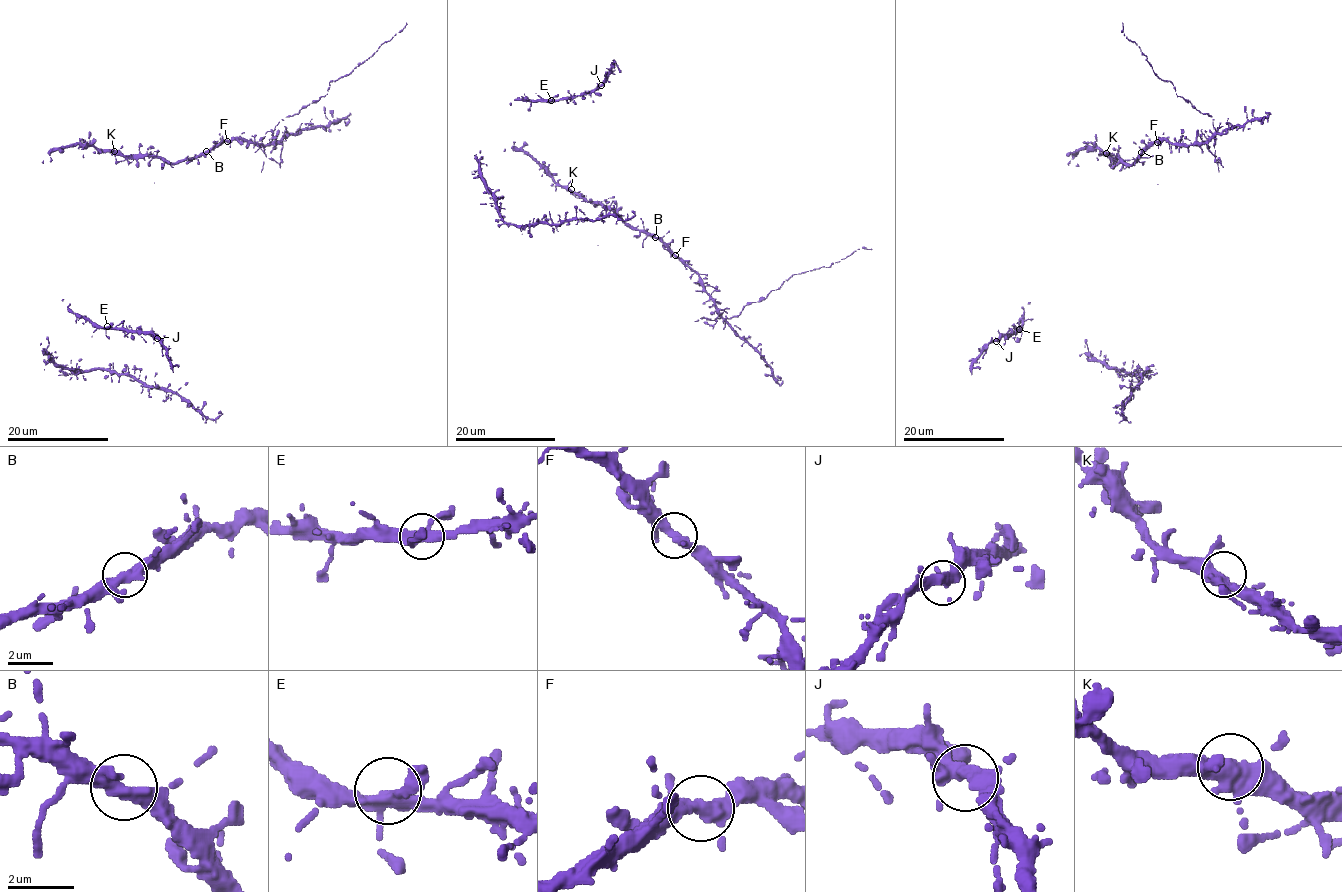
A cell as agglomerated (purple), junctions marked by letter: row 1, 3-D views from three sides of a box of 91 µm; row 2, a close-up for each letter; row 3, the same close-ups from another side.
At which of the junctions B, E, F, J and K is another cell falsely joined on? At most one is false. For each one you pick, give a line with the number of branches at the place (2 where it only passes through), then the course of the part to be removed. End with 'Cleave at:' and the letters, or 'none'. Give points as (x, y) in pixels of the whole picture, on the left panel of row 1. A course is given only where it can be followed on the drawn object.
Cleave at: none

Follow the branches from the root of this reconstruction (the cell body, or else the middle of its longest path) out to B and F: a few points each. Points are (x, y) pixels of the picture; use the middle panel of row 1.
B: (568, 191), (576, 191), (588, 201), (608, 205), (625, 223), (655, 237)
F: (568, 191), (576, 191), (588, 201), (608, 205), (625, 223), (652, 234), (674, 256)

